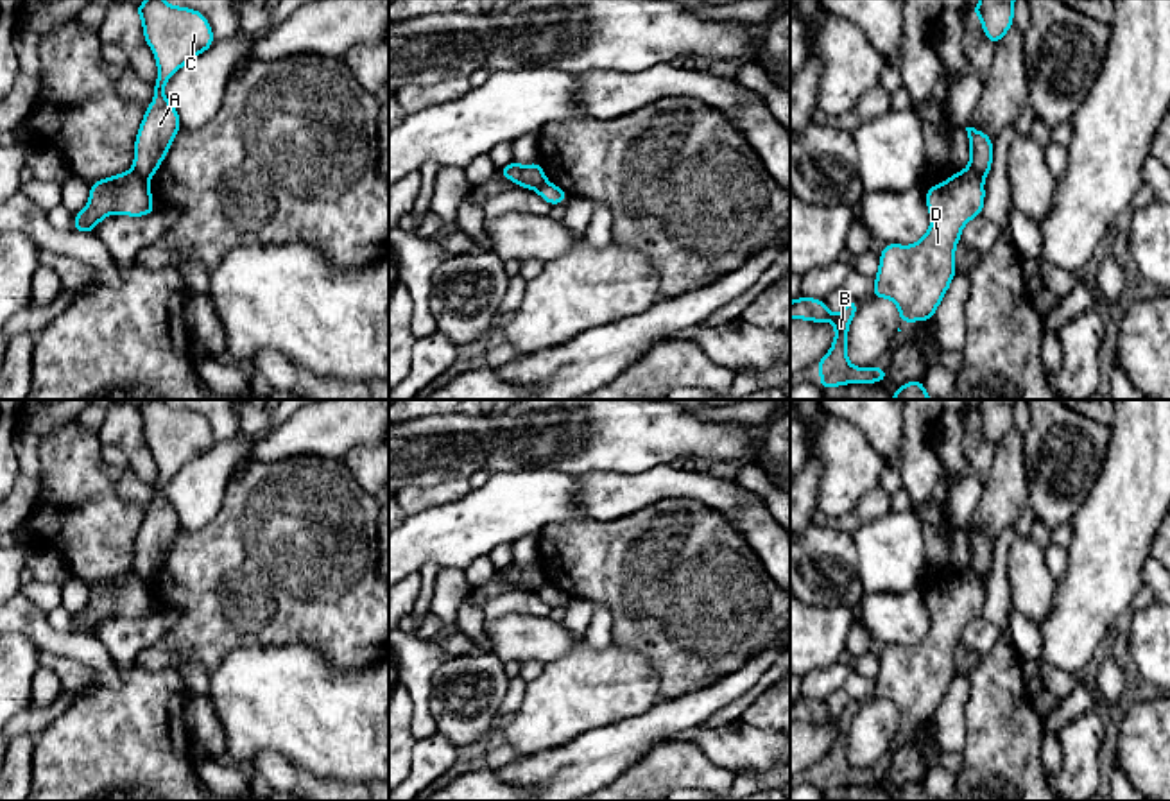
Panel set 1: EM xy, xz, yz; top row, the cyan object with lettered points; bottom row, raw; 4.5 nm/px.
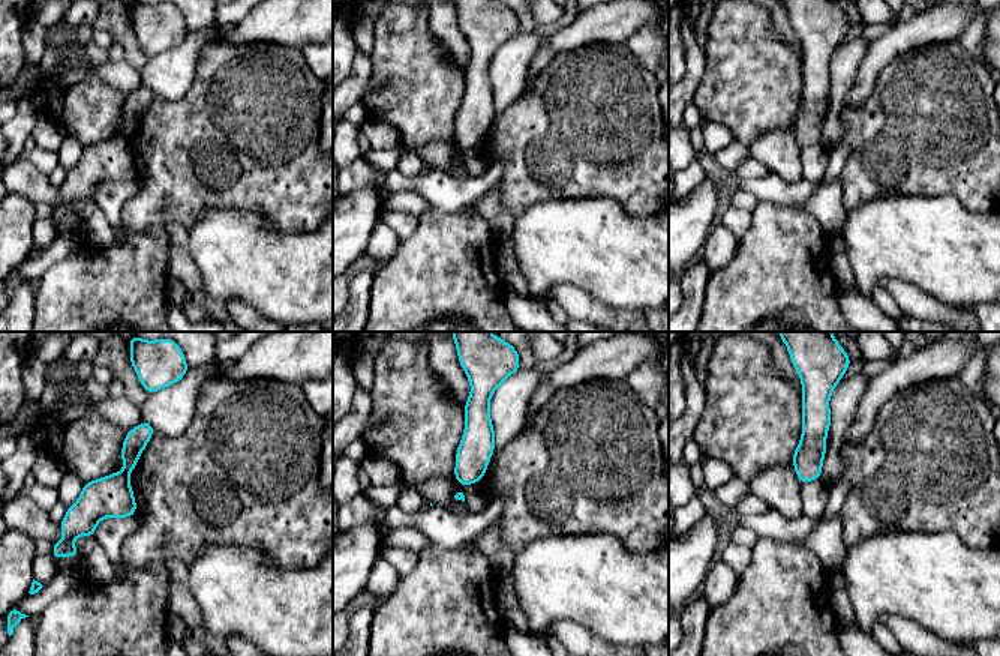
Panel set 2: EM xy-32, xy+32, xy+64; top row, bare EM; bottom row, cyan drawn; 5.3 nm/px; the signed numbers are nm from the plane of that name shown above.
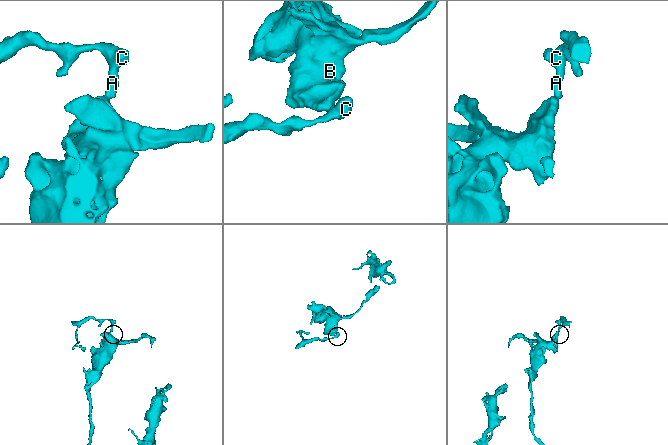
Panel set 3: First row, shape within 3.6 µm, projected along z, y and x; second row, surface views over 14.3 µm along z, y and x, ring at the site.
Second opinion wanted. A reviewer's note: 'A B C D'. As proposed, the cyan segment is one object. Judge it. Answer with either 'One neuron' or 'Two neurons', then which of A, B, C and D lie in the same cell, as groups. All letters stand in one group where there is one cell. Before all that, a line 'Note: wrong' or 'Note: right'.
Note: wrong
Two neurons. Groups: A C / B D

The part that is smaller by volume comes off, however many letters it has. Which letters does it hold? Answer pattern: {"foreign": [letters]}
{"foreign": ["A", "C"]}

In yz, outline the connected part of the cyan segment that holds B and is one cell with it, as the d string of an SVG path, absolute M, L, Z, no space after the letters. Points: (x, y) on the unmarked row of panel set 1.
M801 697L790 702L790 722L804 720L813 724L831 724L835 728L835 740L830 753L815 765L821 771L819 787L822 790L831 790L846 785L876 785L885 783L889 772L871 767L855 769L847 762L847 731L858 711L856 701L847 699L844 711L833 717L828 711L826 702Z

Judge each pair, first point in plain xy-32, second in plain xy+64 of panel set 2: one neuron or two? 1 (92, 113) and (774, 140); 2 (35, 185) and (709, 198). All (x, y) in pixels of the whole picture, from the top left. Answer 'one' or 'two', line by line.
1: two
2: two

